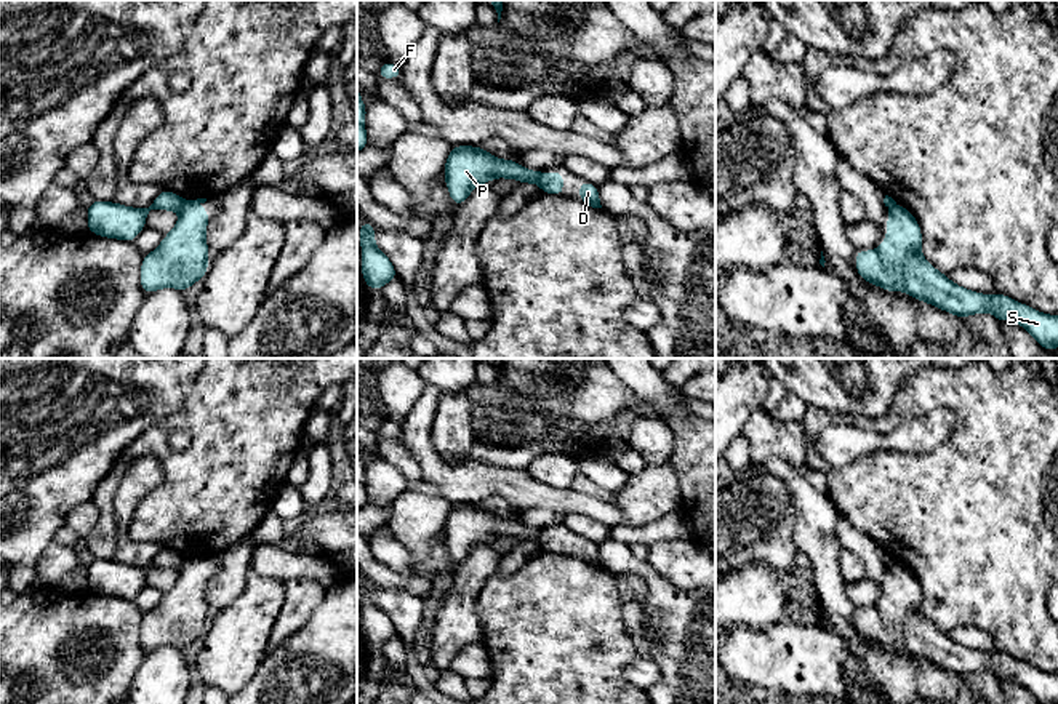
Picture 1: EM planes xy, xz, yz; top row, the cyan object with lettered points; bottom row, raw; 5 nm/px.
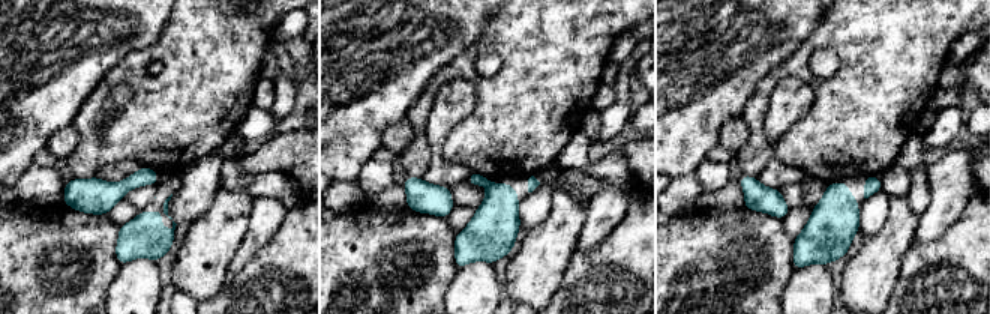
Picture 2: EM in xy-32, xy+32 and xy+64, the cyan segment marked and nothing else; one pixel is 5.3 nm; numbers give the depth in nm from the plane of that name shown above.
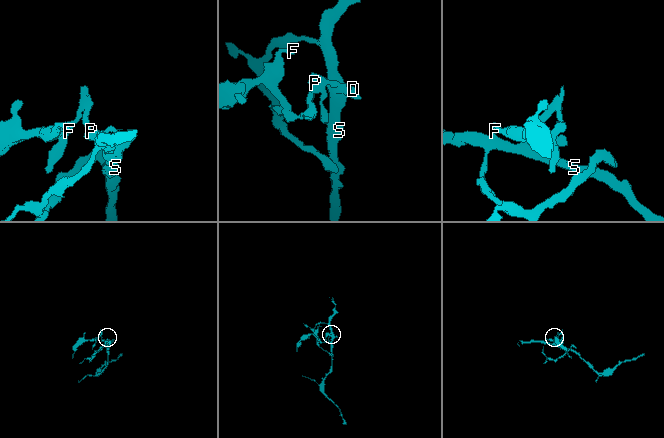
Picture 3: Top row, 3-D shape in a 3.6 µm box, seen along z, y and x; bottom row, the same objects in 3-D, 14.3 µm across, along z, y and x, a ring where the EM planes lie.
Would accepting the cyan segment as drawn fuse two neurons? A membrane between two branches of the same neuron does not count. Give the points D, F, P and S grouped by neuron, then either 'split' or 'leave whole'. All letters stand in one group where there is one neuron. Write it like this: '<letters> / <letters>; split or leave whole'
D S / F P; split

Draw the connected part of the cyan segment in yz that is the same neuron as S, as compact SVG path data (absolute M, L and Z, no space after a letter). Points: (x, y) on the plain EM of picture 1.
M895 563L887 568L892 573L882 605L856 608L855 624L863 638L887 650L904 650L959 677L989 670L1000 682L1013 678L1040 704L1058 704L1058 674L1037 670L1002 651L988 654L956 643L924 616L922 589L911 570Z

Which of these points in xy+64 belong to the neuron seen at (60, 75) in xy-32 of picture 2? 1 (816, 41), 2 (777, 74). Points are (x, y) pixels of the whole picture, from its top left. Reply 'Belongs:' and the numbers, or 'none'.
Belongs: none

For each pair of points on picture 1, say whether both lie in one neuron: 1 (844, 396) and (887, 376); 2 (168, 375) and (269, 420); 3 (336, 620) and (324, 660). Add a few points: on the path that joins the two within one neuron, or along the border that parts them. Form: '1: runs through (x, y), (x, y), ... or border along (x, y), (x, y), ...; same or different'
1: runs through (853, 384), (861, 376), (876, 376); same
2: border along (199, 375), (183, 405), (172, 416); different
3: runs through (336, 629), (336, 647), (333, 650); same

